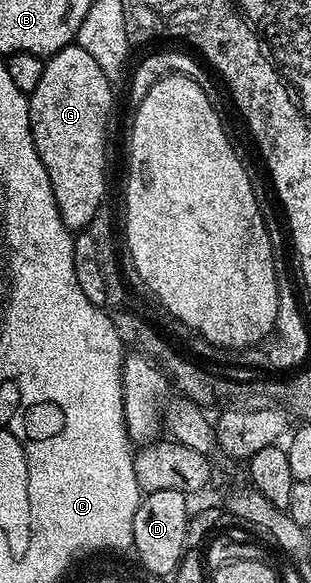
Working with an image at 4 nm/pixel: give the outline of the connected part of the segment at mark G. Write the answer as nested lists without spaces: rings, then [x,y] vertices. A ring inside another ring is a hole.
[[[72,43],[46,58],[41,79],[29,94],[33,143],[49,175],[53,199],[57,199],[57,211],[65,227],[72,231],[86,230],[97,211],[105,205],[103,196],[107,193],[107,116],[111,113],[111,85],[112,78],[107,77],[101,67],[97,67],[89,51]]]

